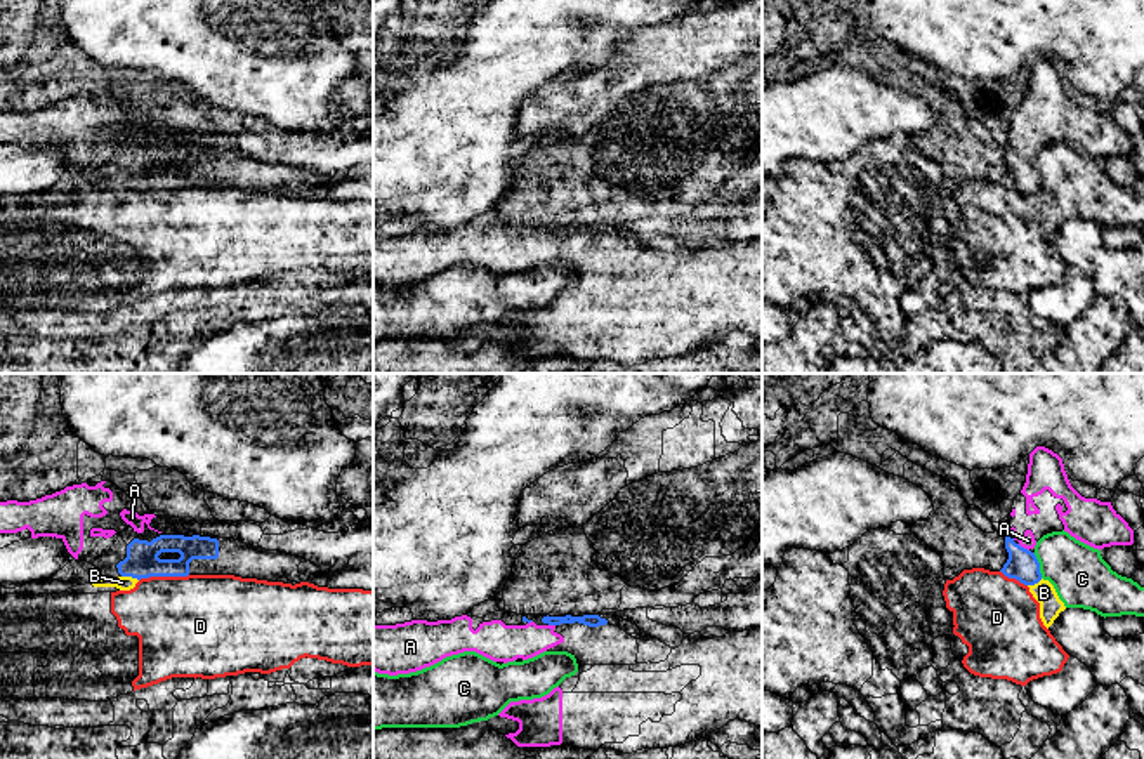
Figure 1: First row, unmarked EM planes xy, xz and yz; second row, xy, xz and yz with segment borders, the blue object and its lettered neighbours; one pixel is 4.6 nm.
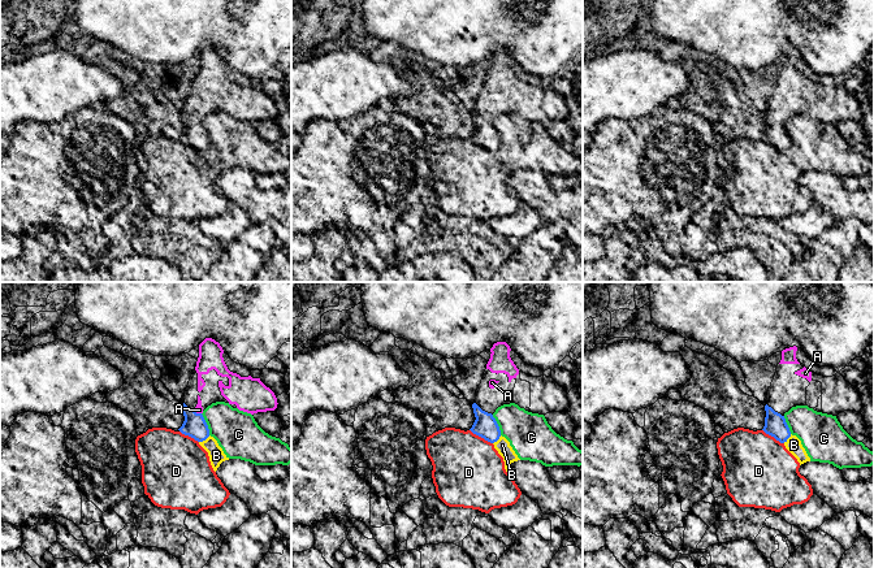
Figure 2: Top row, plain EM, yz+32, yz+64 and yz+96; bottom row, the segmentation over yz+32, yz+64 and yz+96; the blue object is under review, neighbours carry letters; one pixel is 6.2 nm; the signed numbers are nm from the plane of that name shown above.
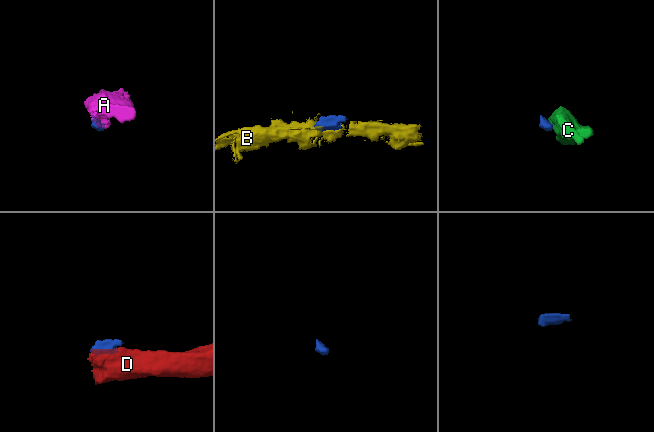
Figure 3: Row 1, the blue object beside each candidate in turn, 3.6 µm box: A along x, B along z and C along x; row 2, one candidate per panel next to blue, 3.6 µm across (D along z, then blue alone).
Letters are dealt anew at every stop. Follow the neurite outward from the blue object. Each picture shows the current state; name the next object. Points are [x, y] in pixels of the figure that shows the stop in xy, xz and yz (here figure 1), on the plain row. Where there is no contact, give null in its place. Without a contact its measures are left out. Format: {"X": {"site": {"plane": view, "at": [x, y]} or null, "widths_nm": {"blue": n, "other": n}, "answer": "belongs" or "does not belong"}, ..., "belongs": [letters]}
{"A": {"site": {"plane": "yz", "at": [1023, 158]}, "widths_nm": {"blue": 140, "other": 70}, "answer": "belongs"}, "B": {"site": {"plane": "xy", "at": [131, 186]}, "widths_nm": {"blue": 150, "other": 60}, "answer": "does not belong"}, "C": {"site": {"plane": "yz", "at": [1038, 176]}, "widths_nm": {"blue": 140, "other": 280}, "answer": "does not belong"}, "D": {"site": {"plane": "xy", "at": [164, 186]}, "widths_nm": {"blue": 150, "other": 440}, "answer": "does not belong"}, "belongs": ["A"]}

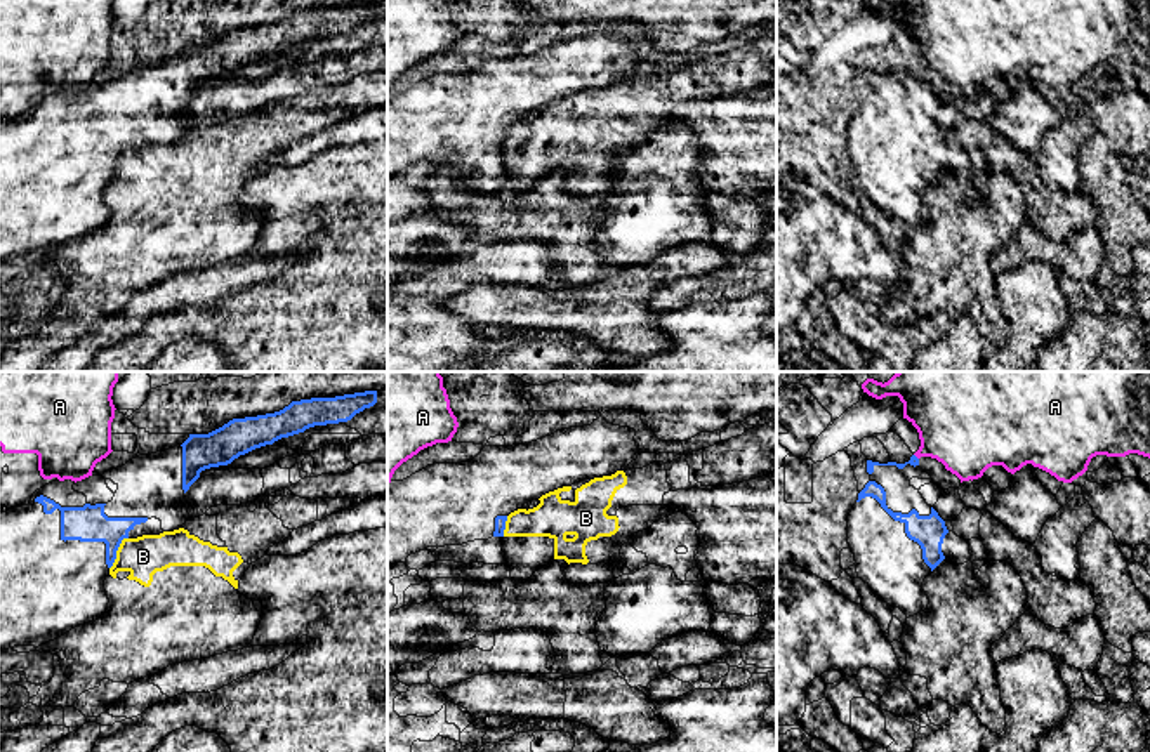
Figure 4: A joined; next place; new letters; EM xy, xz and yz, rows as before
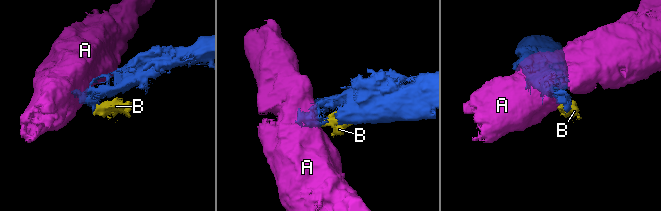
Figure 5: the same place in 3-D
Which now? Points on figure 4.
{"A": {"site": {"plane": "yz", "at": [916, 68]}, "widths_nm": {"blue": 50, "other": 360}, "answer": "does not belong"}, "B": {"site": {"plane": "xy", "at": [115, 164]}, "widths_nm": {"blue": 170, "other": 190}, "answer": "does not belong"}, "belongs": []}

